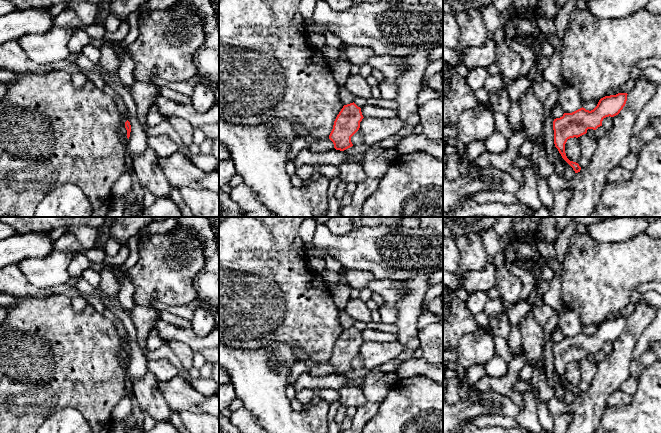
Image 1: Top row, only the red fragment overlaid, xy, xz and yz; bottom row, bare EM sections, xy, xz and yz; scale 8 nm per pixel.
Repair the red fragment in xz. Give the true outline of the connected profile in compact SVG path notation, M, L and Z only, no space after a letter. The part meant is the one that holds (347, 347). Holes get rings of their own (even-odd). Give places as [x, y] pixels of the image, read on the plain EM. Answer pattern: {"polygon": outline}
{"polygon": "M354 326L343 330L329 359L336 374L344 375L353 370L351 361L359 354L363 342L361 332Z"}

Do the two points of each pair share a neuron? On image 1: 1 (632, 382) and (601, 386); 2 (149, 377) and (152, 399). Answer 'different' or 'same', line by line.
1: different
2: same

